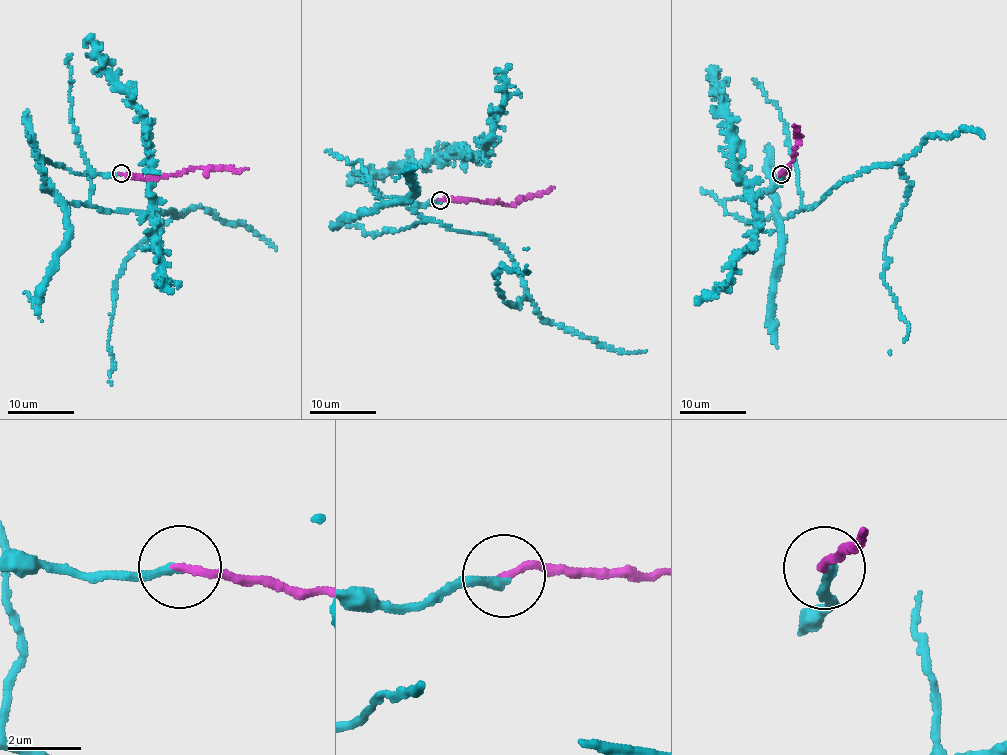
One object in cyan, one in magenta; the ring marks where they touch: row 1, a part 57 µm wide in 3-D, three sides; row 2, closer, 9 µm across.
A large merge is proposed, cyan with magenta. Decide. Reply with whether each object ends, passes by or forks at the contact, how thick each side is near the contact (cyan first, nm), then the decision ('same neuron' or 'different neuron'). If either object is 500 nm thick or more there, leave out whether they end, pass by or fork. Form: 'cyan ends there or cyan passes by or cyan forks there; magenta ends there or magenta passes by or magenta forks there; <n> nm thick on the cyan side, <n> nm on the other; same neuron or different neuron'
cyan ends there; magenta ends there; 240 nm thick on the cyan side, 200 nm on the other; same neuron

